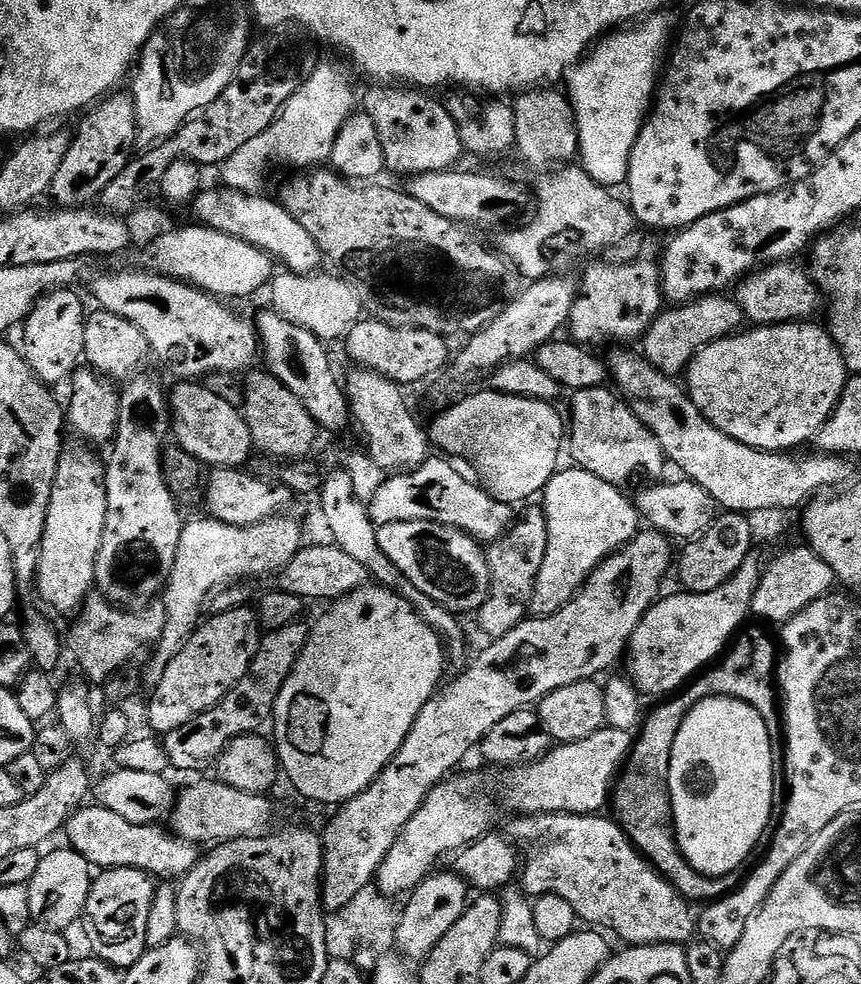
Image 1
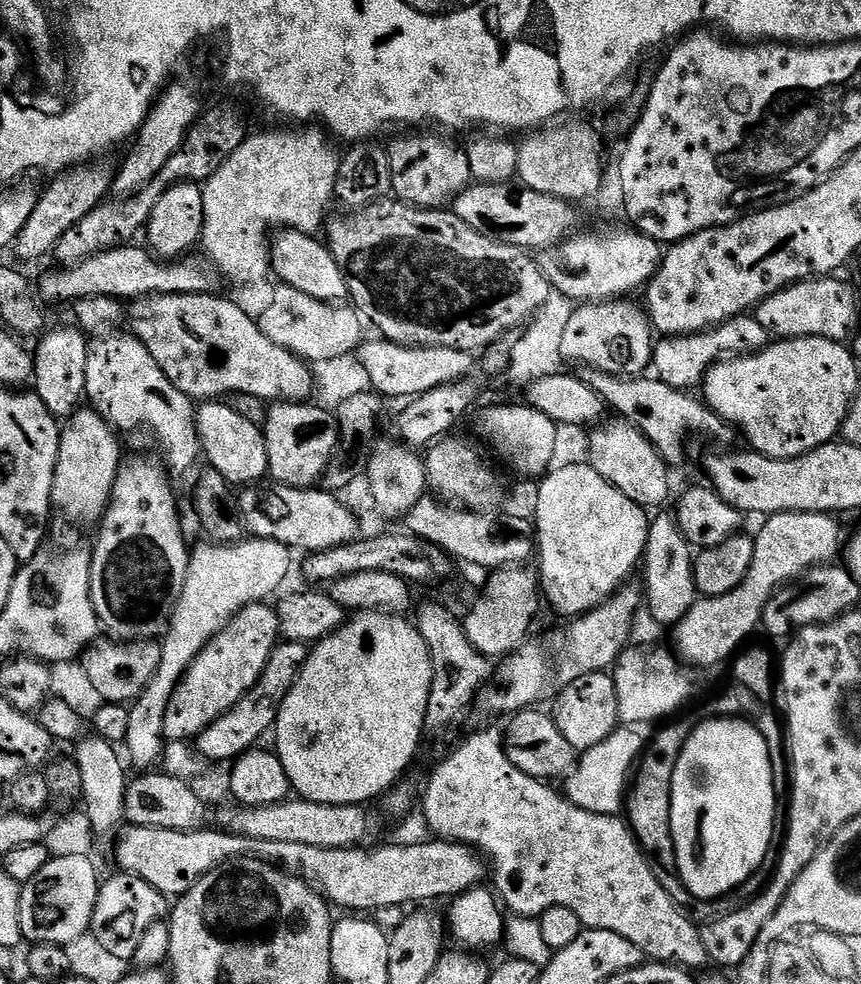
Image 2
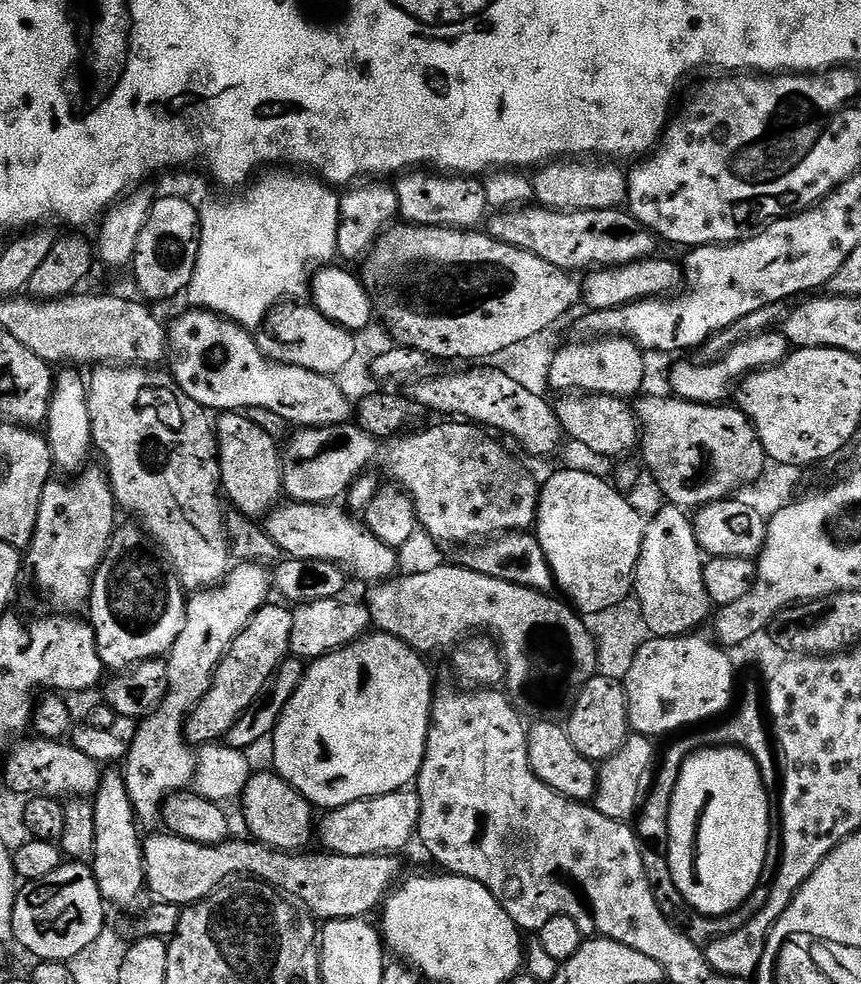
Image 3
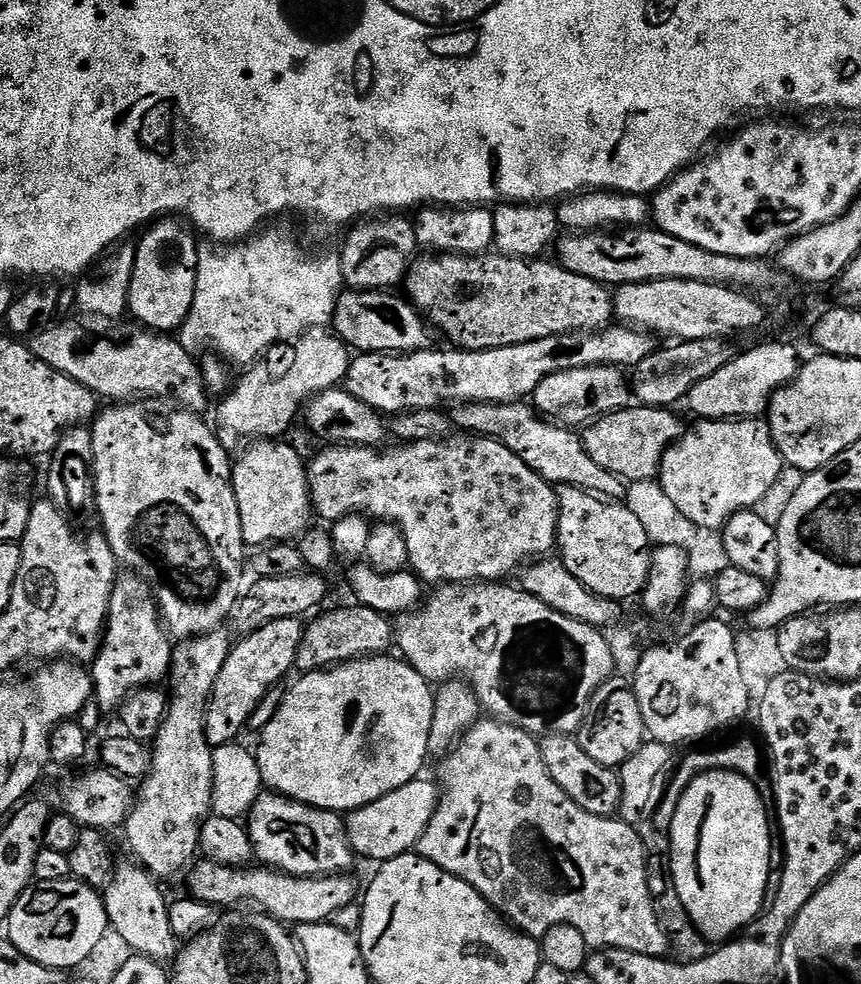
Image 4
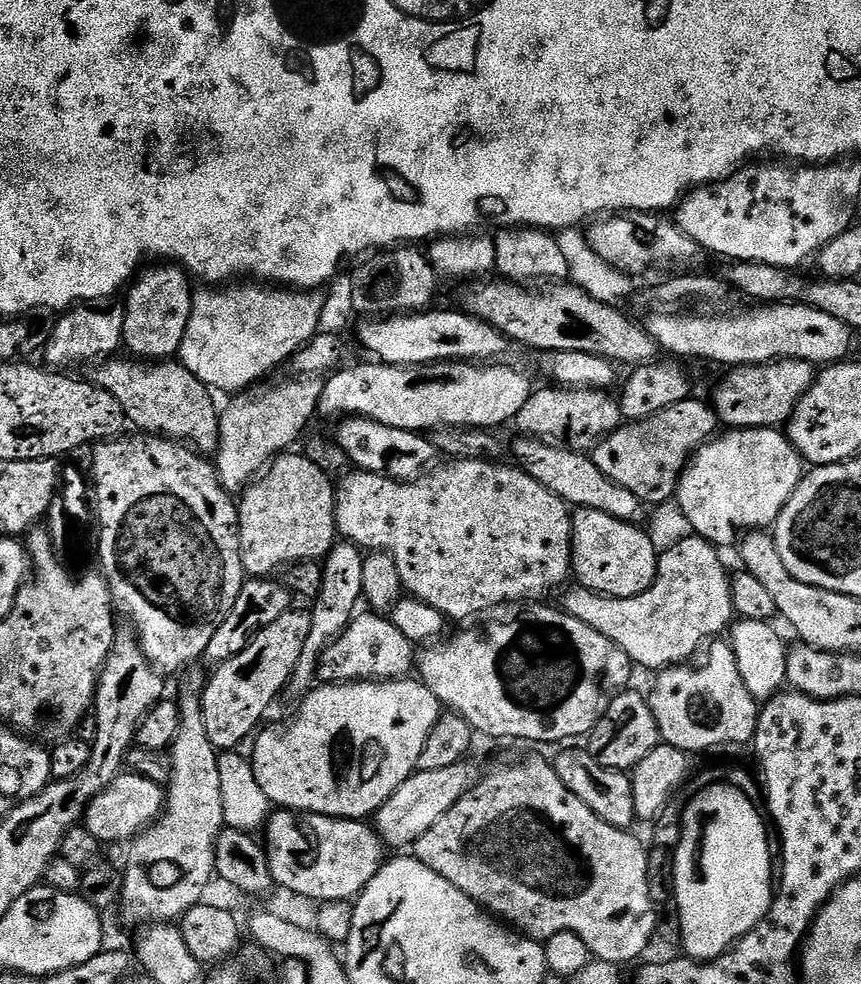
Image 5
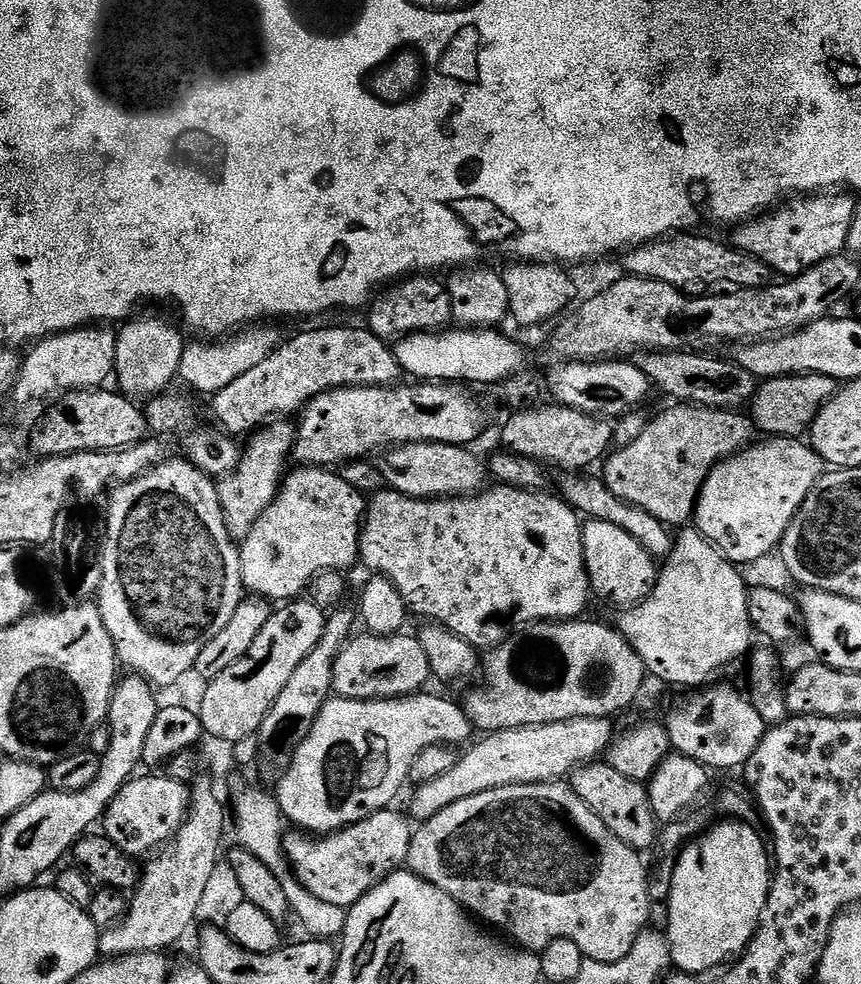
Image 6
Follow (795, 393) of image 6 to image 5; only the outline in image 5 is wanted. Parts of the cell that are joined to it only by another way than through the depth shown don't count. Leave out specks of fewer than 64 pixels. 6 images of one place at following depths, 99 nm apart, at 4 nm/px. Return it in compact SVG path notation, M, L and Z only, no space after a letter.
M777 360L775 364L755 364L733 368L716 388L716 397L710 400L717 421L729 429L780 428L787 425L798 402L810 390L818 375L817 365L805 360Z

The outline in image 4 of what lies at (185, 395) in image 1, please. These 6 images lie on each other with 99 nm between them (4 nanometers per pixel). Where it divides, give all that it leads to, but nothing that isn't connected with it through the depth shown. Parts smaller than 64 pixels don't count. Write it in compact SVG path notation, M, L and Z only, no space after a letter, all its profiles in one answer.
M260 438L255 442L249 443L248 448L240 457L235 457L232 466L232 485L234 486L234 498L238 502L238 514L242 518L242 534L244 535L245 545L252 546L263 546L270 545L277 542L292 542L297 539L301 534L309 531L310 524L308 519L313 519L314 509L312 507L312 495L308 489L308 469L306 467L305 457L300 457L294 449L288 444L283 444L285 441L280 438Z

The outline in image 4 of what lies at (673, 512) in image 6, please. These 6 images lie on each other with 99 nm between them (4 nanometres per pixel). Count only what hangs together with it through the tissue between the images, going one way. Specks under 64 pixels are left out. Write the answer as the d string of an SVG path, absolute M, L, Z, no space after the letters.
M633 406L611 412L608 416L601 416L599 420L592 421L583 429L582 439L586 454L602 466L602 470L610 470L610 474L619 476L625 482L635 480L653 480L660 475L660 463L670 445L675 444L684 435L685 425L680 425L680 420L675 416L675 411L668 408L650 408L647 406Z

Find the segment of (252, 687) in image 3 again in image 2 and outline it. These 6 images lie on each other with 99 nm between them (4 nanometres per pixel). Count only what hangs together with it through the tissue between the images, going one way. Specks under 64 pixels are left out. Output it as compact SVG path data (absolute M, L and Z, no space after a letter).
M271 603L247 604L214 639L190 662L178 682L164 718L164 739L168 742L192 742L226 710L246 695L262 678L266 662L281 639L280 623Z

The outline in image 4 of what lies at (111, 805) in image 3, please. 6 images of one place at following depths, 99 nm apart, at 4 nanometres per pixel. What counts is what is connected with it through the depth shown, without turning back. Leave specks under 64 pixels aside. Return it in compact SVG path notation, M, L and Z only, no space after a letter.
M117 863L112 880L102 892L111 931L122 934L133 953L161 962L175 961L178 955L178 938L170 926L169 901L164 900L164 892L159 888L161 885L157 877L147 868L141 868L139 863L131 863Z

